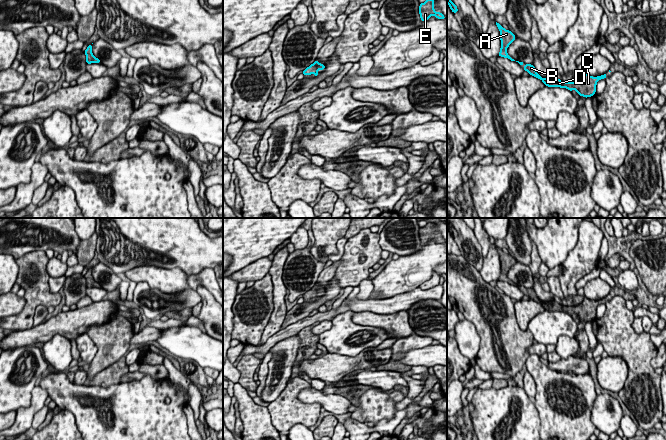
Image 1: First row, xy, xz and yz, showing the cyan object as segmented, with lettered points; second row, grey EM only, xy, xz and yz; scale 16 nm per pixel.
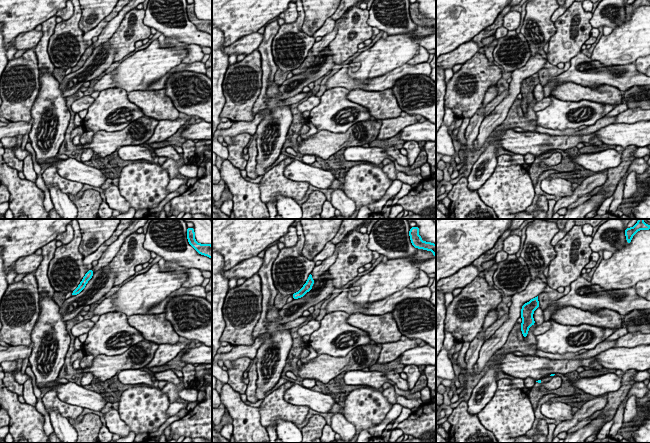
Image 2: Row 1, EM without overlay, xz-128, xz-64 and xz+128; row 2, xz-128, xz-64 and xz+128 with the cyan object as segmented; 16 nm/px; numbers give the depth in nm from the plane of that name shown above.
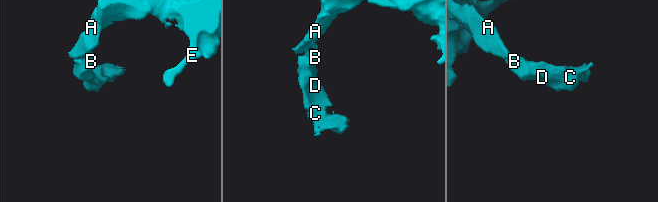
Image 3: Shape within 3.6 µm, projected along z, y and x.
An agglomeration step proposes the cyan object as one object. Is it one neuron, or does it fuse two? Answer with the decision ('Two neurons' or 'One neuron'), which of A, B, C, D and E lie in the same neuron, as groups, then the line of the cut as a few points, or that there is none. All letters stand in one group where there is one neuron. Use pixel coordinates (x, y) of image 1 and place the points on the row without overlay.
One neuron. Groups: A B C D E. No split

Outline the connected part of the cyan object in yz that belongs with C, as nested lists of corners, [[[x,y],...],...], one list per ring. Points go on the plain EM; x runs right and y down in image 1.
[[[525,288],[523,293],[524,295],[527,295],[529,299],[540,303],[545,310],[566,312],[571,316],[575,314],[579,320],[583,320],[585,322],[595,319],[597,306],[607,301],[607,297],[597,301],[589,300],[584,297],[583,302],[576,306],[563,306],[554,299],[549,302],[542,302],[537,297],[535,290],[532,288]]]

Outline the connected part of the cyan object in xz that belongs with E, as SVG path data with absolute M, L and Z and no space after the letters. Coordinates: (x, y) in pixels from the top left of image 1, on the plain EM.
M428 222L424 227L419 229L419 238L422 246L427 245L431 240L435 240L437 243L446 243L441 236L436 236L434 233L435 225L432 222Z

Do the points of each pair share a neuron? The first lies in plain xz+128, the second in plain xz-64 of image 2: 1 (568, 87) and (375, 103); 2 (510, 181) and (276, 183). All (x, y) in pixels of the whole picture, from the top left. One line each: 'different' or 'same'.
1: same
2: same

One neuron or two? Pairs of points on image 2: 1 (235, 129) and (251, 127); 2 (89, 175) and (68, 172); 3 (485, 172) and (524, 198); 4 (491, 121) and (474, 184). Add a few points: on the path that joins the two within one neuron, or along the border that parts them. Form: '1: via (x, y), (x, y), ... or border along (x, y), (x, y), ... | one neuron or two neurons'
1: via (239, 127), (247, 127) | one neuron
2: via (84, 174), (73, 172) | one neuron
3: border along (497, 157), (497, 165), (493, 173), (476, 190) | two neurons
4: border along (494, 132), (486, 141) | two neurons

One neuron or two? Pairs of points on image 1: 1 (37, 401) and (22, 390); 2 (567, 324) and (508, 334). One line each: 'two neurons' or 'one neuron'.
1: two neurons
2: two neurons

